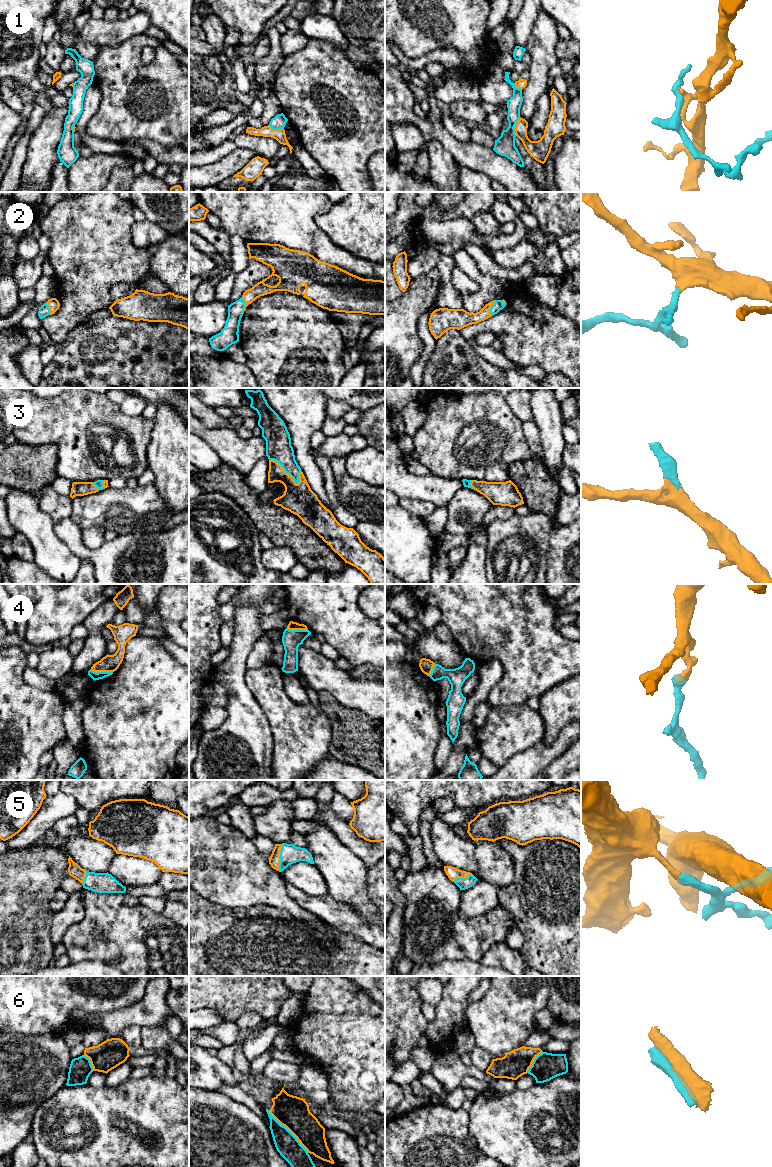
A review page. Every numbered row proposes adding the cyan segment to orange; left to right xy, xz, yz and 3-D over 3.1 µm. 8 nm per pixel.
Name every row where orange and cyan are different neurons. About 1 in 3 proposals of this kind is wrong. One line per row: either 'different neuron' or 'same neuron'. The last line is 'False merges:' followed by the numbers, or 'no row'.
1: different neuron
2: same neuron
3: same neuron
4: same neuron
5: same neuron
6: different neuron
False merges: 1, 6

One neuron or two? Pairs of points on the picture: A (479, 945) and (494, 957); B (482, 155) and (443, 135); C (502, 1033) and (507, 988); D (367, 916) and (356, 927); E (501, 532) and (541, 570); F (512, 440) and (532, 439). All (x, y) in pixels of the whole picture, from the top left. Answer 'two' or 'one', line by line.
A: two
B: one
C: one
D: two
E: one
F: two

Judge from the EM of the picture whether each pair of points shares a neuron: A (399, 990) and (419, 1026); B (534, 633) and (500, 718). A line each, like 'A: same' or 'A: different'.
A: same
B: different

